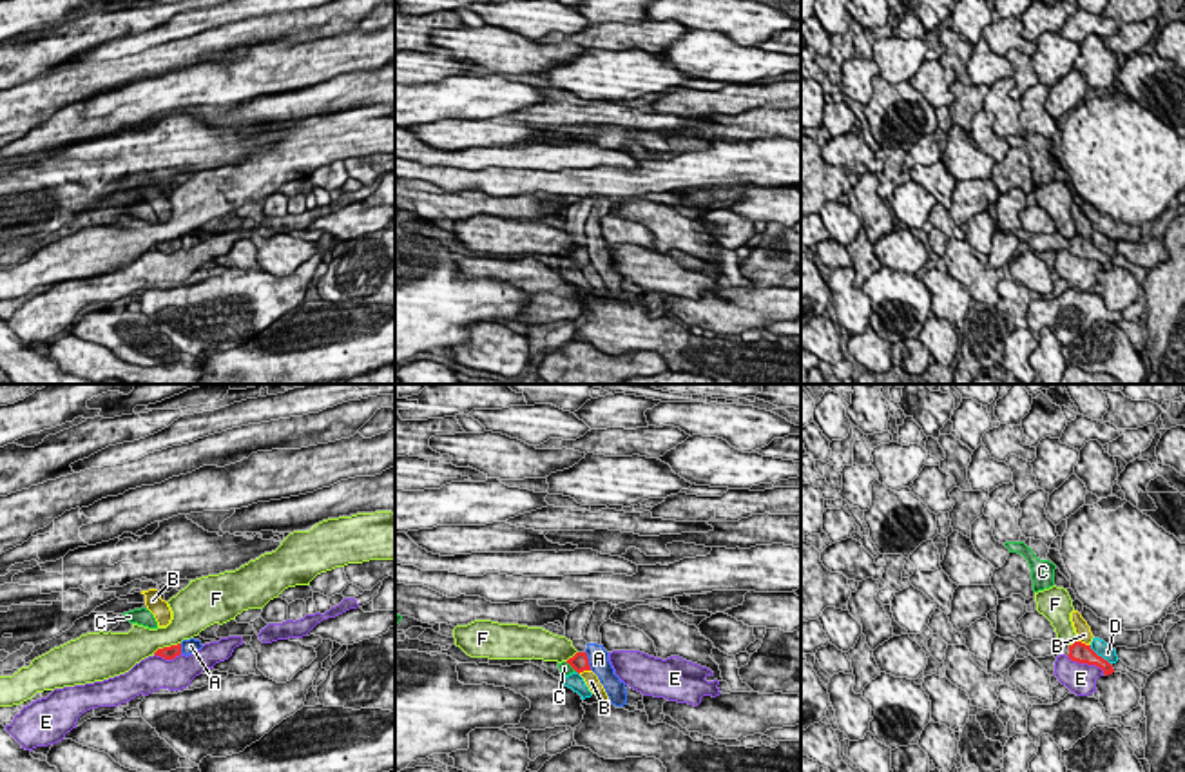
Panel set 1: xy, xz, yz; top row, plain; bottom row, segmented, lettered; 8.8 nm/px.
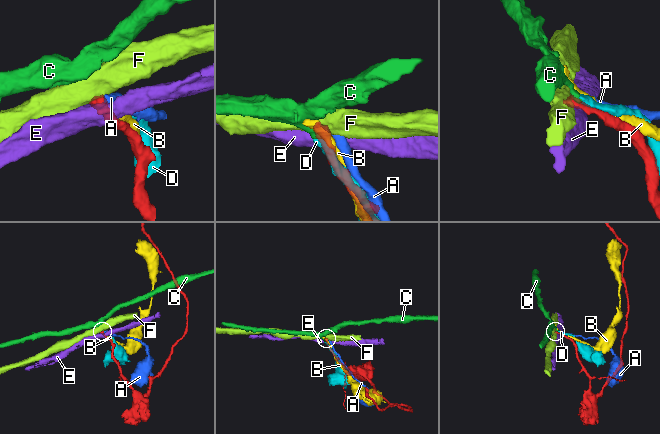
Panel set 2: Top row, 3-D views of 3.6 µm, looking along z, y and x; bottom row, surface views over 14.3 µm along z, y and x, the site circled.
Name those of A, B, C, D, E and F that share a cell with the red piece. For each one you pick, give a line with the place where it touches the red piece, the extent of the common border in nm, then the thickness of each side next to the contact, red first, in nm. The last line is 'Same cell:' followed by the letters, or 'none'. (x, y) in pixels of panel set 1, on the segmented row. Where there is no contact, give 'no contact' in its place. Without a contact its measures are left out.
Same cell: none

